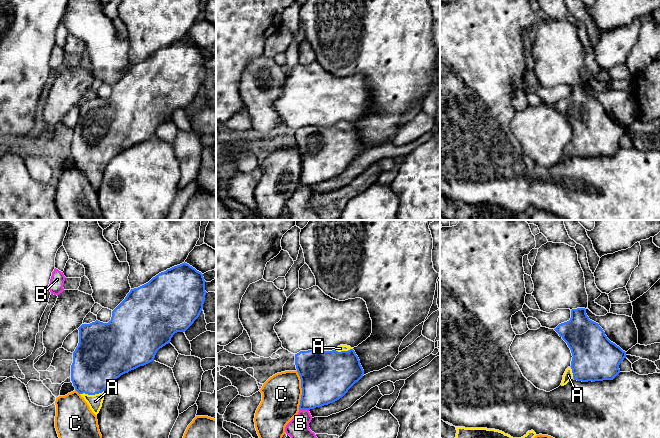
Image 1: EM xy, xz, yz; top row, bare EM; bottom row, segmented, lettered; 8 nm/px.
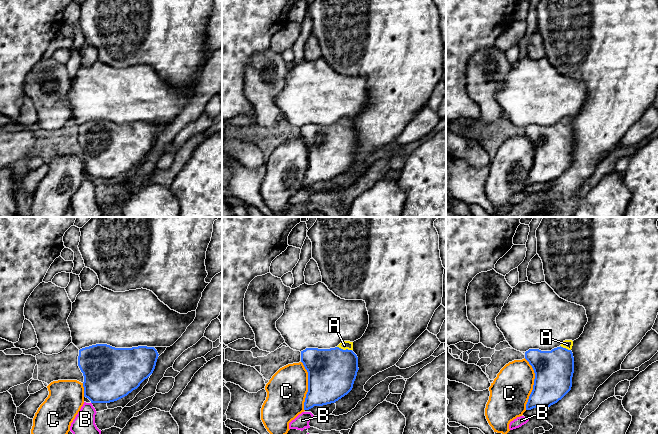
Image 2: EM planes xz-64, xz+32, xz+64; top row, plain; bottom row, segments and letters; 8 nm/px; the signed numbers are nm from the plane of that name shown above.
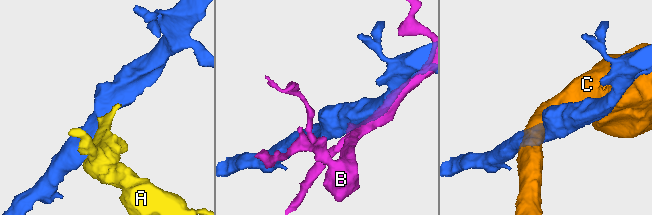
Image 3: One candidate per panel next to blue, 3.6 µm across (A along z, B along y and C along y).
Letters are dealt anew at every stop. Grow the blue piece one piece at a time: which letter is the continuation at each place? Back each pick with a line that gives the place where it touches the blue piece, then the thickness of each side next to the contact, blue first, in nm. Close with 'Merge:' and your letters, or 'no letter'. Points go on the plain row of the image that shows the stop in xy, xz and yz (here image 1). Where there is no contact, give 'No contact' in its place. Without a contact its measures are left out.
A: Touches blue at xy (91, 170). Thickness 380 nm (blue) against 110 nm
Merge: A

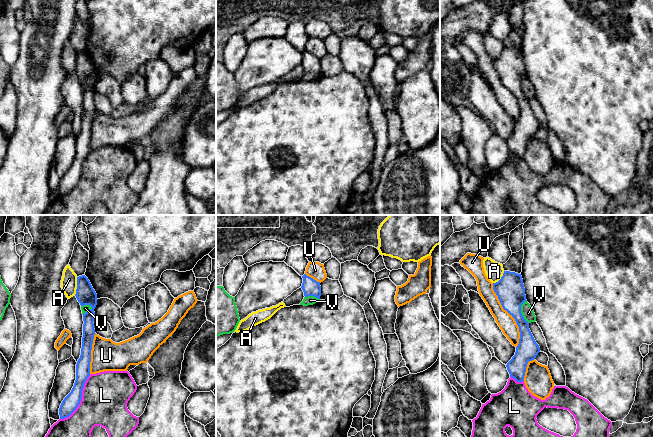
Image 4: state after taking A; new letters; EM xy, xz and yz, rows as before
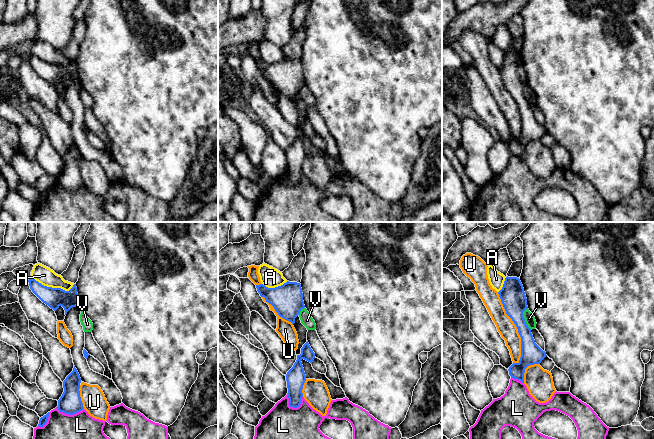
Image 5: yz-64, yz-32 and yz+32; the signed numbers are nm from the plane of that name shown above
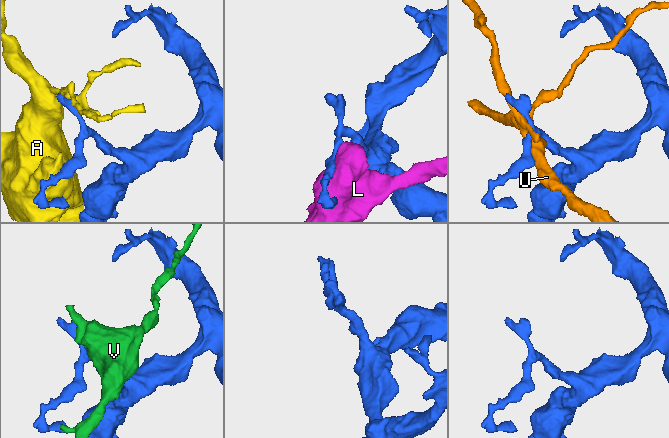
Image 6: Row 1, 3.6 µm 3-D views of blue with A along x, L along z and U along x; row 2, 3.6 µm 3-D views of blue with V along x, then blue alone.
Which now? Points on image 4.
Merge: no letter

